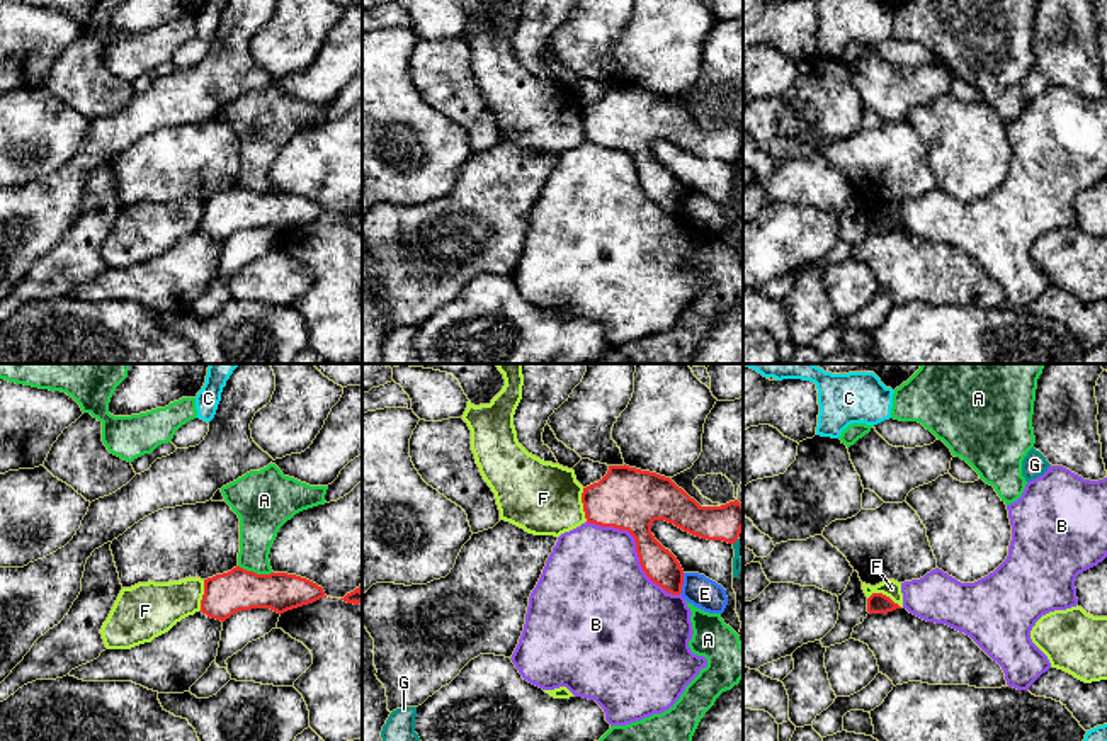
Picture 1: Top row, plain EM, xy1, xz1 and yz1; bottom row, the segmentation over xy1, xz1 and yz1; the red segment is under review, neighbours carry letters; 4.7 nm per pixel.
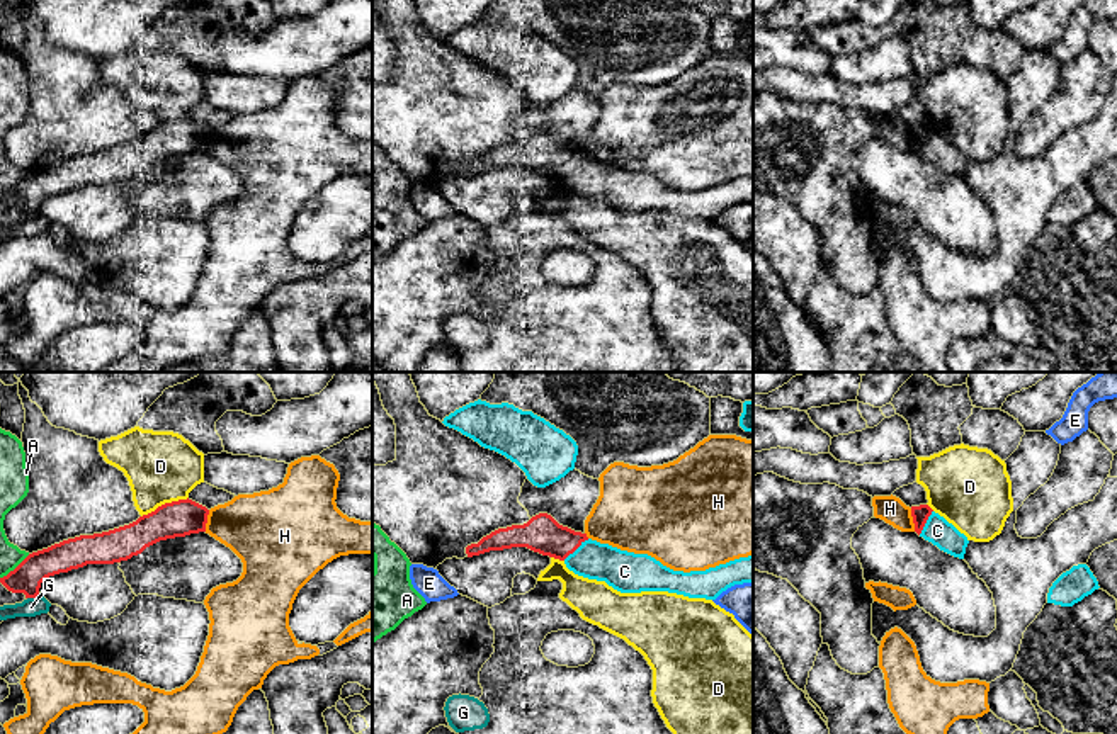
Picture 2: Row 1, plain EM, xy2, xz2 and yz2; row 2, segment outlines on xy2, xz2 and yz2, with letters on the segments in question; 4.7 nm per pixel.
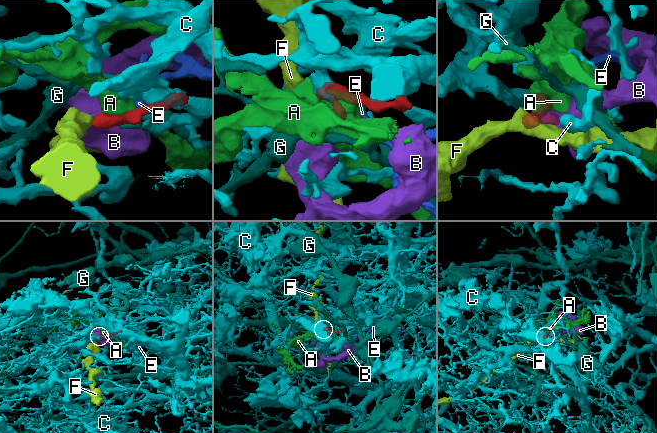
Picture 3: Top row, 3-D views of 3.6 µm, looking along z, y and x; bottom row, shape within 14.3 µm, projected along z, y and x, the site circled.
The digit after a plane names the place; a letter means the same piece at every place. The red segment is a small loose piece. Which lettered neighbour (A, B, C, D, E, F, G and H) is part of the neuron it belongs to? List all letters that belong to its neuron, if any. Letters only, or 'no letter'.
C

